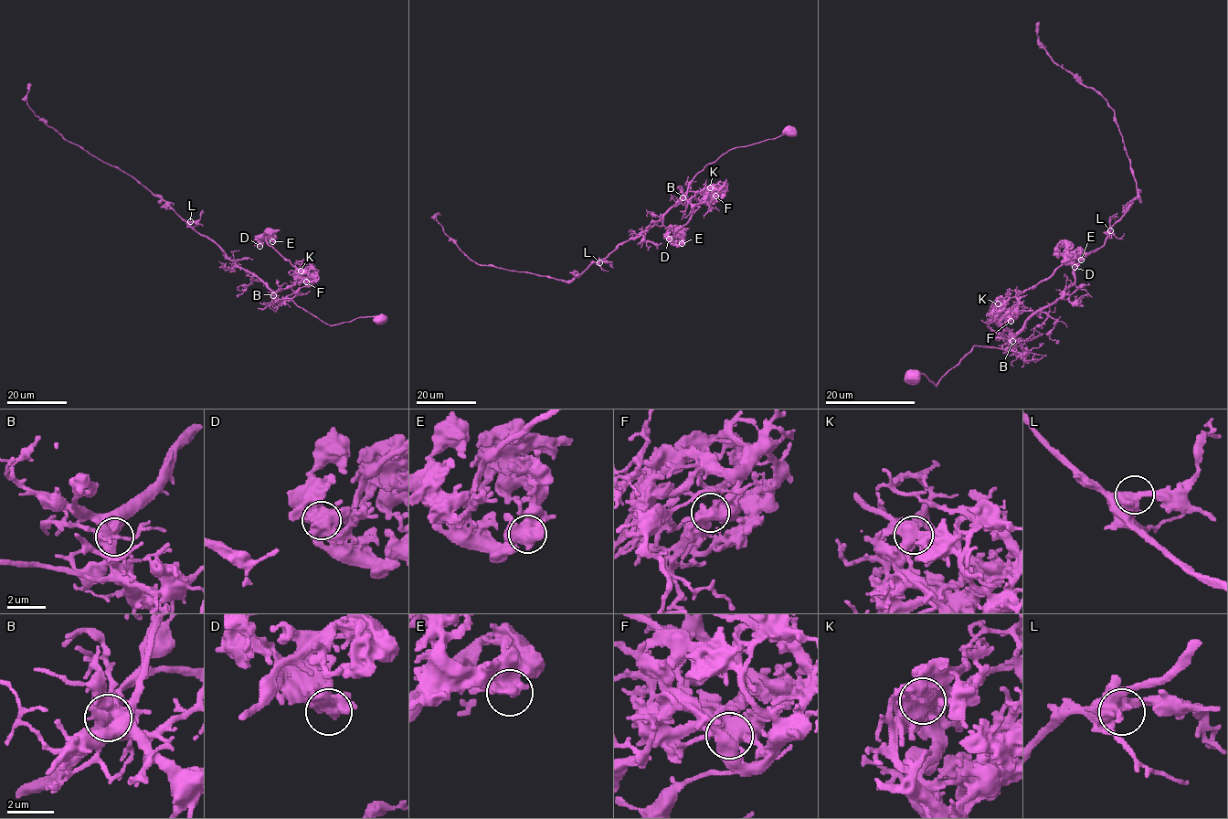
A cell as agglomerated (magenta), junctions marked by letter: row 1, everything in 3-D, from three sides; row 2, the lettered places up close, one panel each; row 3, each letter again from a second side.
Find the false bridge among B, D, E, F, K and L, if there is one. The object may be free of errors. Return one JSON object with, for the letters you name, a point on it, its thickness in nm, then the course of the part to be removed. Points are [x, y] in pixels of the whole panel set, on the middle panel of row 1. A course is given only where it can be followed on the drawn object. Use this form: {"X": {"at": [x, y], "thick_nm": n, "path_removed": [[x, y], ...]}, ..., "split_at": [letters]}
{"F": {"at": [715, 196], "thick_nm": 550, "path_removed": [[715, 196], [716, 189], [706, 190], [697, 209], [674, 233], [673, 241], [683, 238], [680, 228]]}, "split_at": ["F"]}

